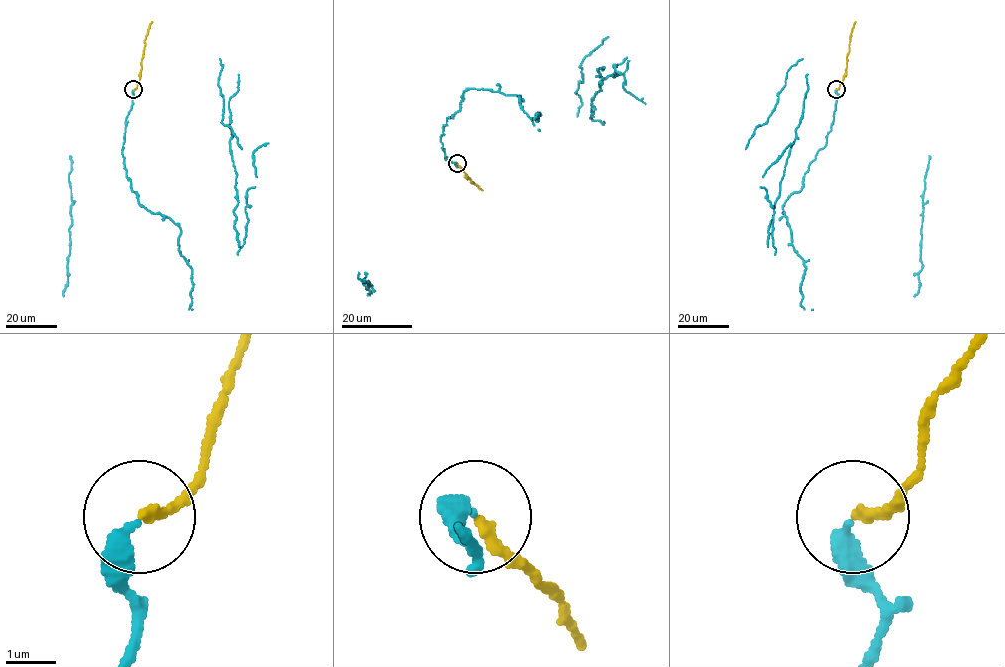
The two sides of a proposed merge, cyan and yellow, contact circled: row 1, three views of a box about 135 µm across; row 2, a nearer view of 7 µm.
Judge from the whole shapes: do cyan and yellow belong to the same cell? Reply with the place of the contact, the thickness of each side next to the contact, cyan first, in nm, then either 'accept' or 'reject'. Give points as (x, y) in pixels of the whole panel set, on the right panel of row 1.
at (836, 89); 360 nm thick on the cyan side, 220 nm on the other; accept

